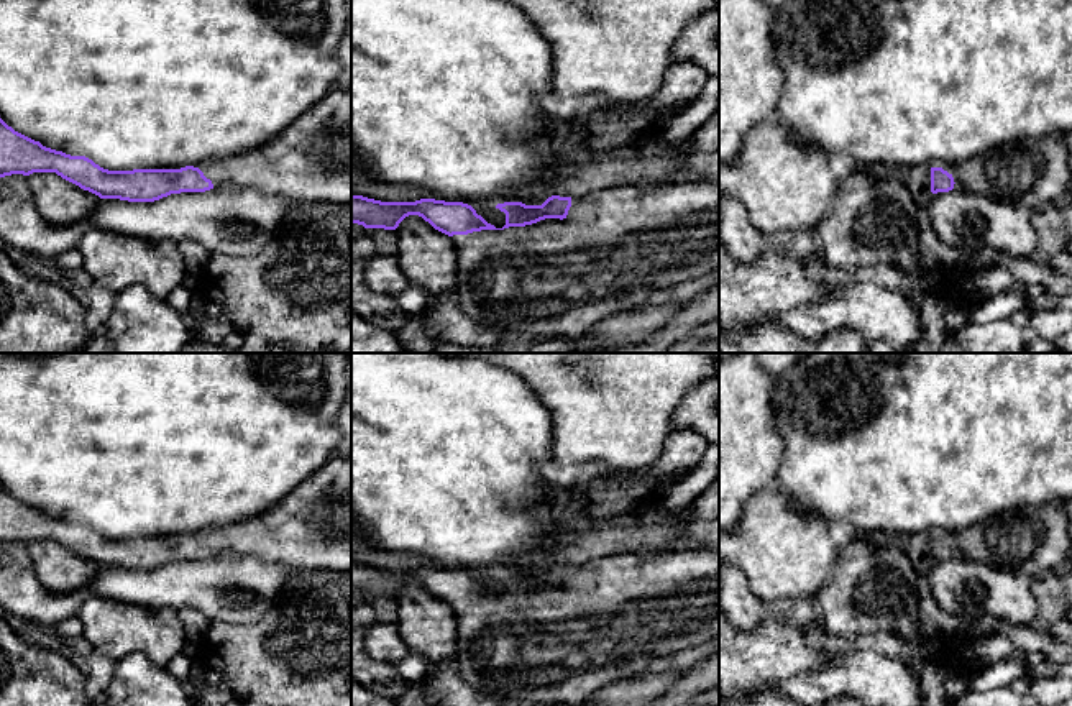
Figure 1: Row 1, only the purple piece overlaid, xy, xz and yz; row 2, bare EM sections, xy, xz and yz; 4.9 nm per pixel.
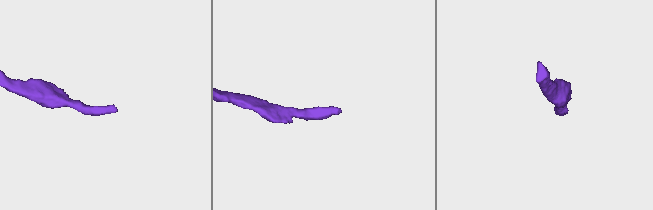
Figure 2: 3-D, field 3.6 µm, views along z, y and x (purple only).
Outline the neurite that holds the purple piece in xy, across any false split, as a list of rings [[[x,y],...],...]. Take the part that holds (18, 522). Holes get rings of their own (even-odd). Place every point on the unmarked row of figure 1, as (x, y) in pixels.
[[[332,456],[279,502],[253,517],[181,537],[108,539],[85,524],[46,516],[0,486],[0,545],[33,540],[56,540],[100,566],[128,570],[154,570],[171,562],[205,560],[225,553],[253,555],[295,570],[351,570],[351,458]]]

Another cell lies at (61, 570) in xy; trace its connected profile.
[[[33,540],[26,545],[38,580],[54,594],[67,594],[87,586],[100,570],[98,563],[56,540]]]

